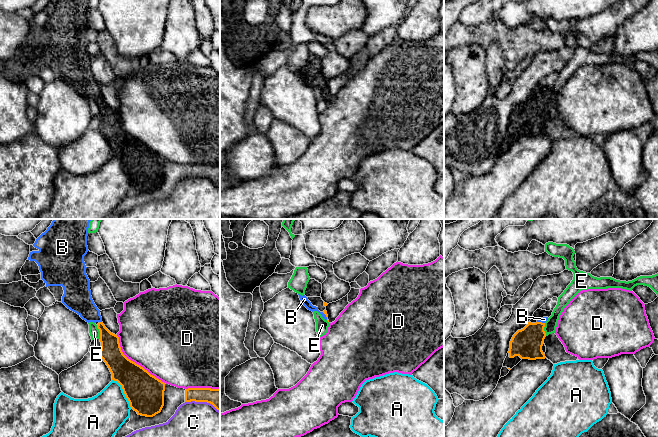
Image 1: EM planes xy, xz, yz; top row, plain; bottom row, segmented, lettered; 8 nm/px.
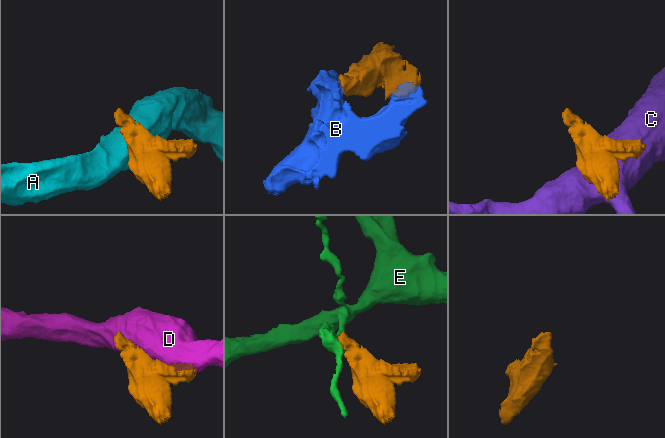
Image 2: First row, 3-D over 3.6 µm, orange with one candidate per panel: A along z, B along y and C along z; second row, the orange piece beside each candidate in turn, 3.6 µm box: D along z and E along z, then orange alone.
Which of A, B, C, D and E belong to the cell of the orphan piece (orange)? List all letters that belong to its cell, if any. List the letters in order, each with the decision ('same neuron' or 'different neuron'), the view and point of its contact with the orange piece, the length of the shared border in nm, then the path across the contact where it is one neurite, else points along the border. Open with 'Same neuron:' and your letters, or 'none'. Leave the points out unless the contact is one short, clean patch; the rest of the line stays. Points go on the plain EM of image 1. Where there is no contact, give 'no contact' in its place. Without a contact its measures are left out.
Same neuron: B
A: different neuron | xy (124, 169) | 280 nm
B: same neuron | xy (100, 98) | 30 nm | across xy (110, 127), (110, 119), (100, 98), (79, 76)
C: different neuron | xy (202, 177) | 300 nm
D: different neuron | xy (134, 138) | 550 nm
E: different neuron | xy (100, 108) | 120 nm | along xy (96, 101), (100, 114)

